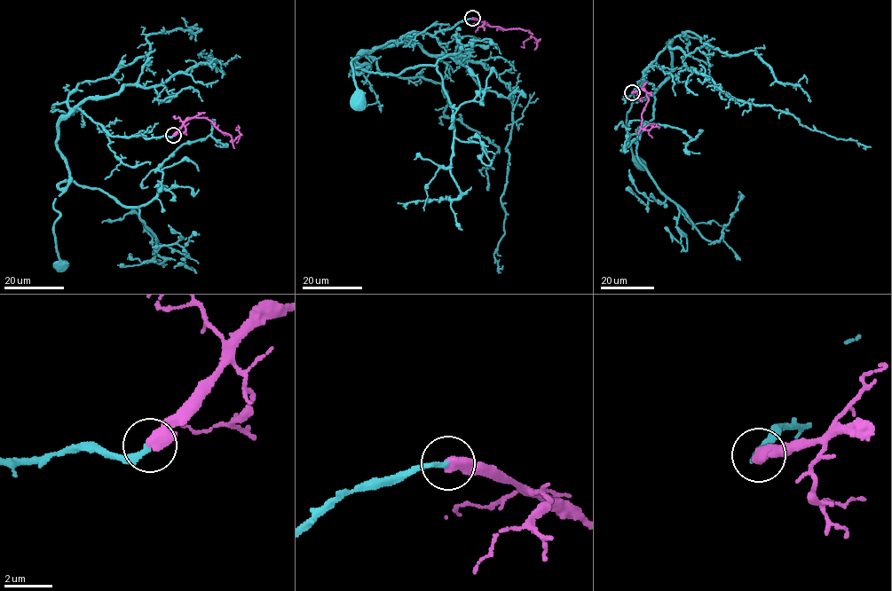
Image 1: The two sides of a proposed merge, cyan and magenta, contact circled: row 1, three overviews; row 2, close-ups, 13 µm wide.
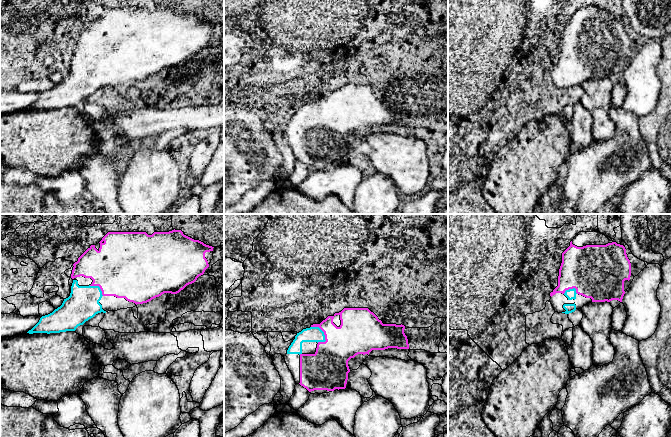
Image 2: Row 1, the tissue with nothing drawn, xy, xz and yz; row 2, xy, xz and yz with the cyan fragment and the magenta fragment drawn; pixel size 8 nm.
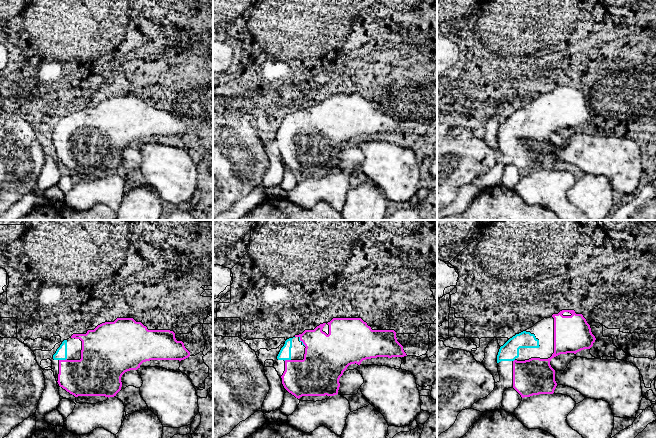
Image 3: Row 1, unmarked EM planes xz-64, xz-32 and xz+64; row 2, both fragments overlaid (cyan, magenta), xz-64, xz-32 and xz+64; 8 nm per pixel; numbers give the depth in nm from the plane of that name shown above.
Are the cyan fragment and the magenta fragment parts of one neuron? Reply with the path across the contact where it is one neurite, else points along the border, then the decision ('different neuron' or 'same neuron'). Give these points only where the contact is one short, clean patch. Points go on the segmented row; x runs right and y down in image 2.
way xz (313, 334), (322, 331), (330, 339), (330, 361); same neuron

